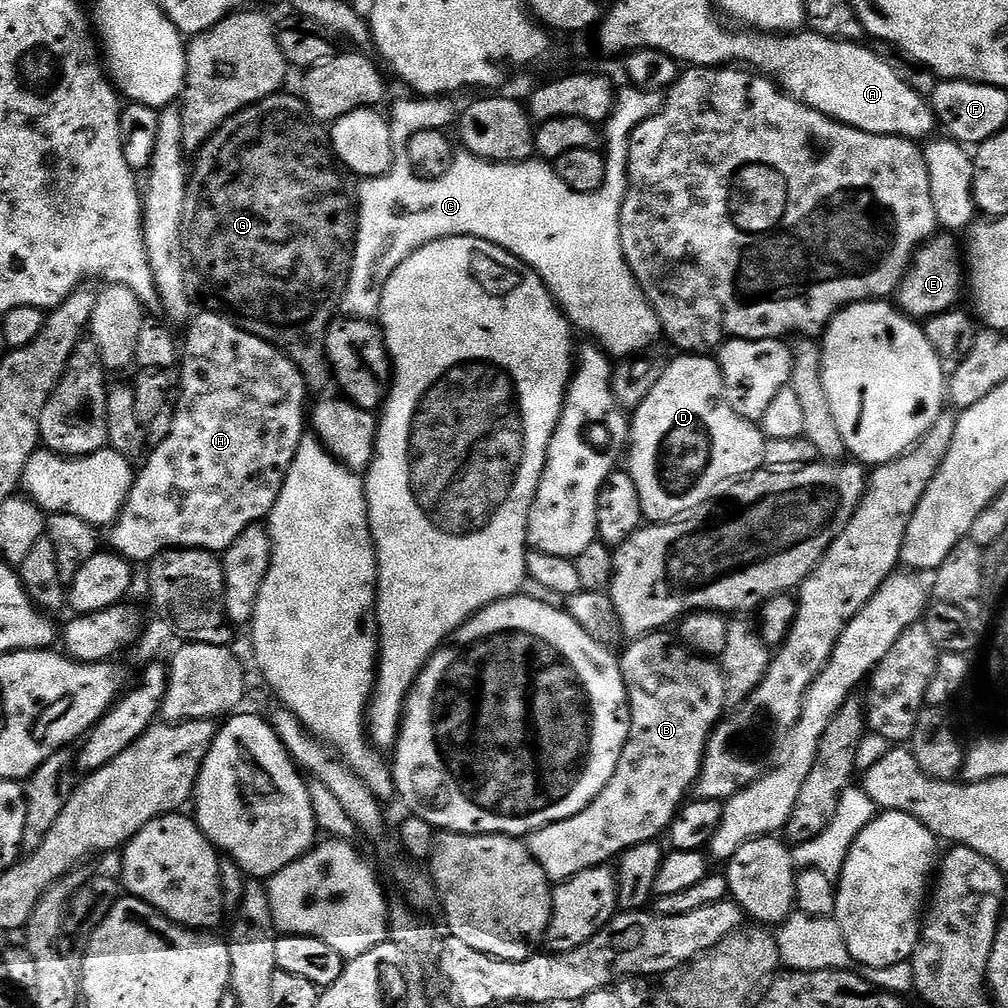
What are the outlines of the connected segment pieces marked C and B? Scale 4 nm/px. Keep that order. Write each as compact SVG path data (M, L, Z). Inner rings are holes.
M635 86L621 87L616 93L616 109L612 111L612 117L606 122L602 136L606 141L606 178L603 186L596 192L575 192L570 190L570 186L566 186L566 182L562 182L562 178L558 178L555 167L551 163L545 162L539 158L531 160L519 160L516 164L497 164L490 160L483 160L477 156L473 156L471 152L463 150L457 151L452 158L450 170L446 170L446 174L441 176L439 180L430 180L418 175L407 162L396 162L388 172L378 177L370 177L361 179L358 184L358 223L356 226L356 253L352 259L352 273L348 279L348 289L342 294L338 305L339 311L344 316L357 316L359 320L372 320L379 313L380 303L382 302L382 290L386 286L386 282L390 278L390 274L394 274L394 270L398 266L402 266L402 262L406 262L406 258L410 258L410 254L414 254L422 246L426 246L435 240L441 240L447 236L473 236L474 238L482 238L486 242L496 244L500 248L505 248L510 254L514 254L523 264L531 266L542 278L542 282L547 286L548 292L556 299L557 305L561 312L568 318L568 323L580 328L585 332L585 337L591 338L595 343L599 344L609 357L612 358L632 358L635 352L644 352L656 339L661 339L662 329L660 327L660 319L656 317L656 311L652 309L644 296L644 291L638 286L638 282L634 278L634 274L630 270L630 266L626 262L626 258L622 254L622 234L620 233L620 215L622 214L622 202L626 198L626 190L628 189L628 151L630 150L630 138L632 131L636 129L646 118L650 118L659 112L662 103L661 93L644 92L641 88Z
M661 630L650 632L647 636L635 637L623 649L624 656L619 657L624 685L628 691L630 730L626 746L622 750L622 758L618 758L614 778L606 782L598 798L594 798L594 802L590 802L586 810L565 820L547 824L545 828L530 832L526 837L534 862L542 866L549 881L569 880L582 874L582 870L598 868L615 861L628 848L663 837L673 818L696 787L700 768L704 765L704 751L708 739L726 712L724 674L715 659L693 652L675 635L672 637L667 636L668 634L667 631Z

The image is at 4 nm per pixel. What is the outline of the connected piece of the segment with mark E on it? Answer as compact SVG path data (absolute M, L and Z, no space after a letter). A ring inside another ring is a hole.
M937 234L916 249L912 267L904 275L898 289L898 307L906 316L923 322L929 316L937 316L957 307L956 299L966 288L966 260L962 255L962 244L955 235Z

